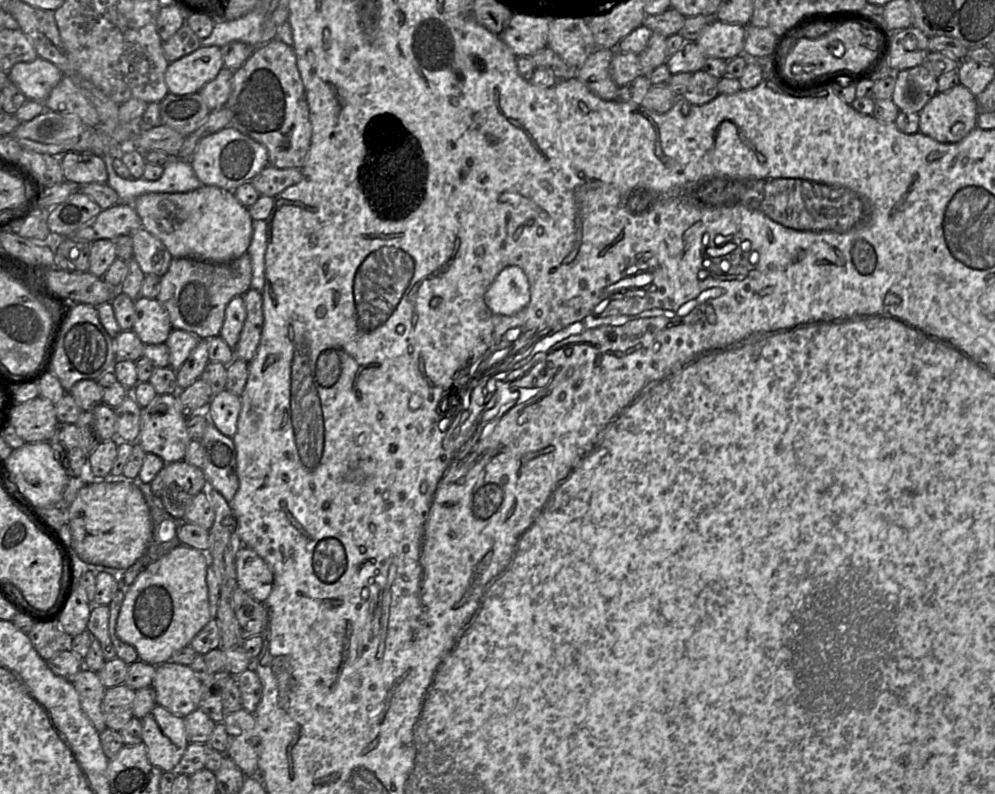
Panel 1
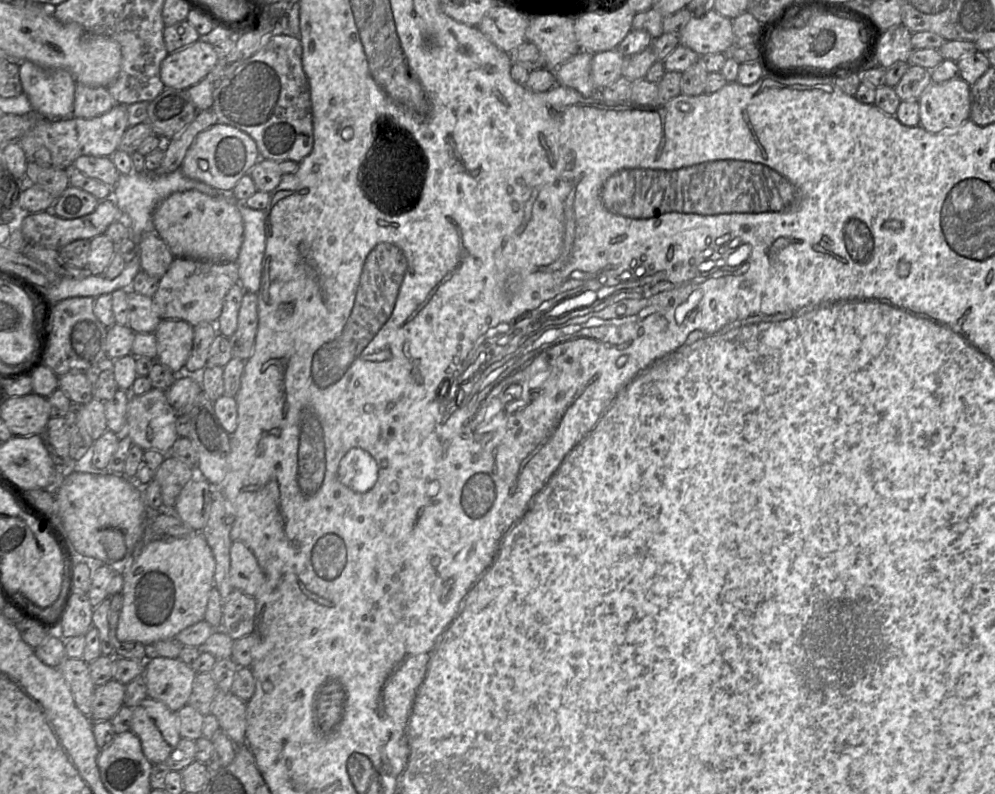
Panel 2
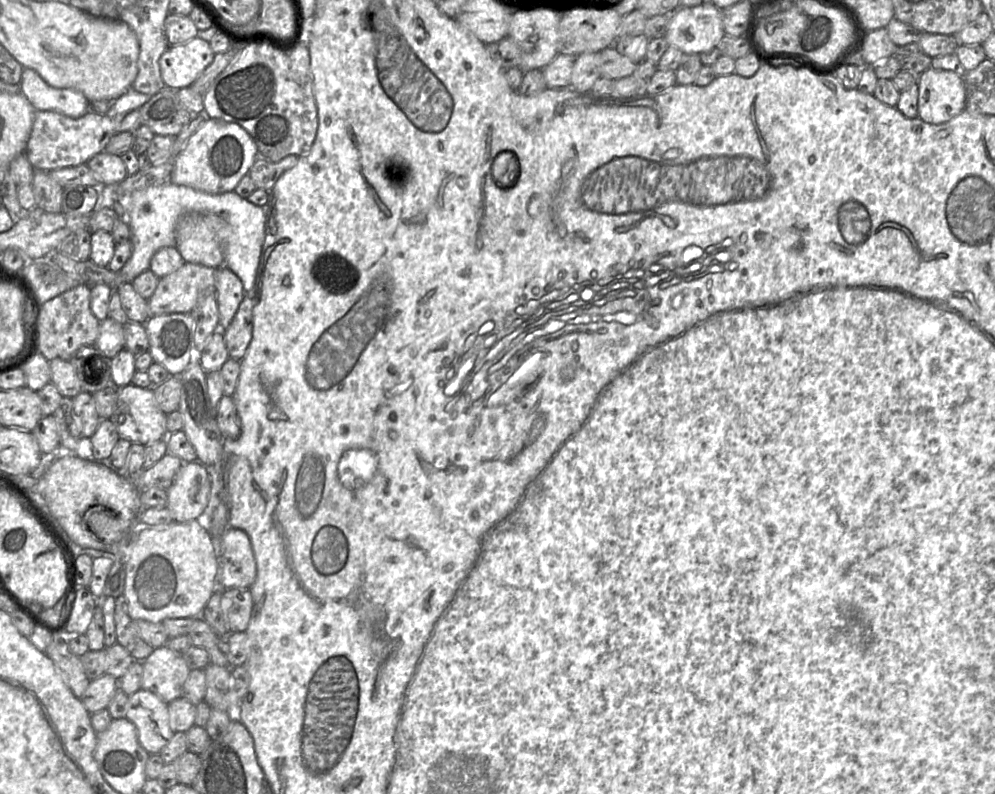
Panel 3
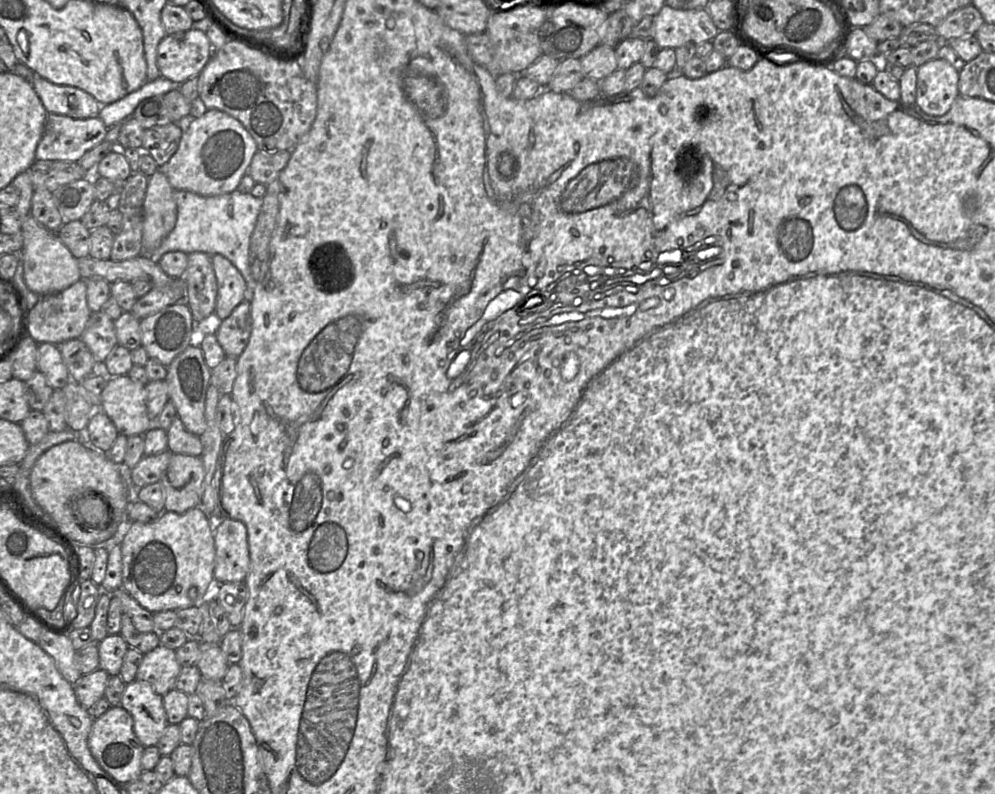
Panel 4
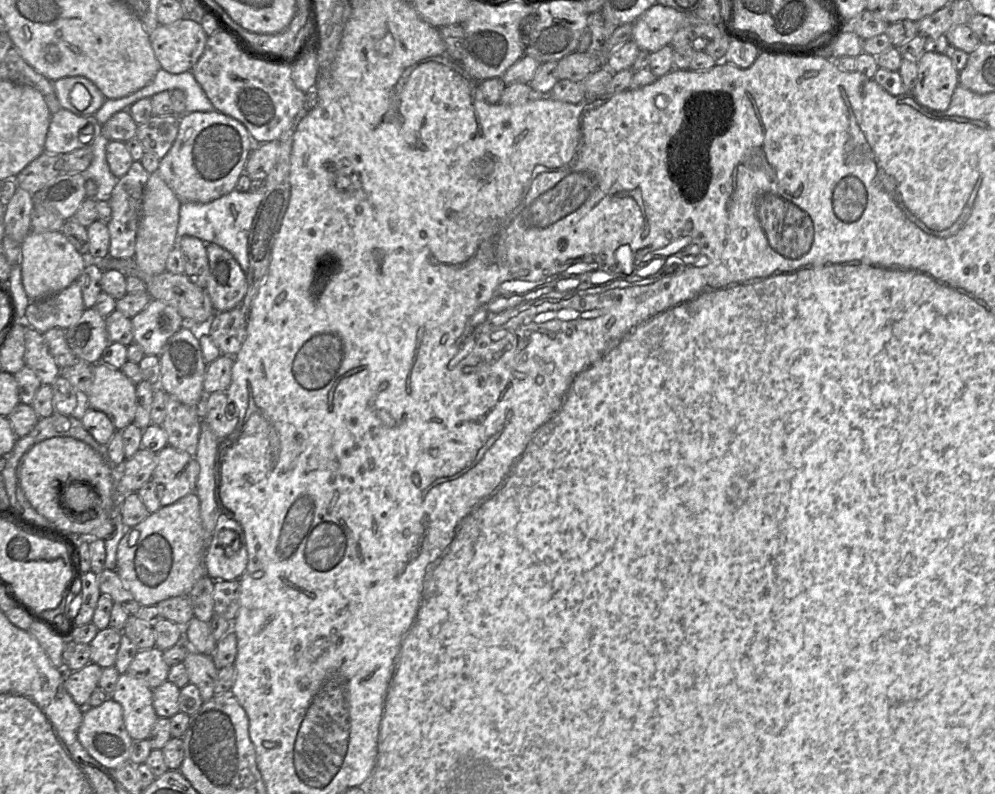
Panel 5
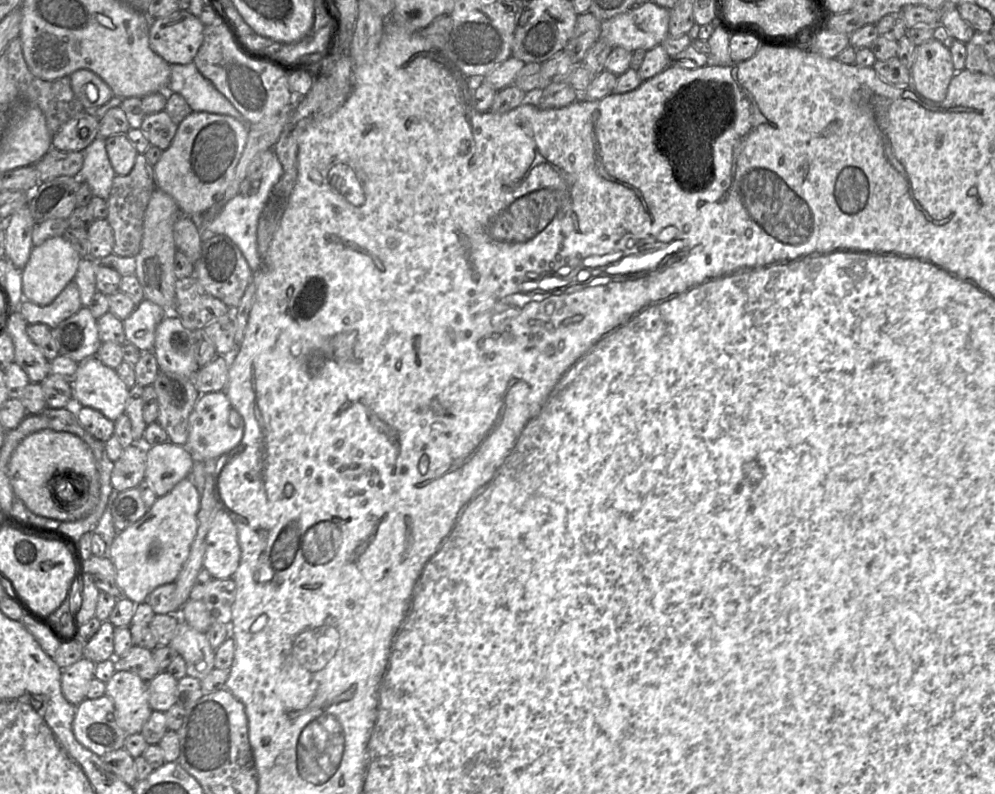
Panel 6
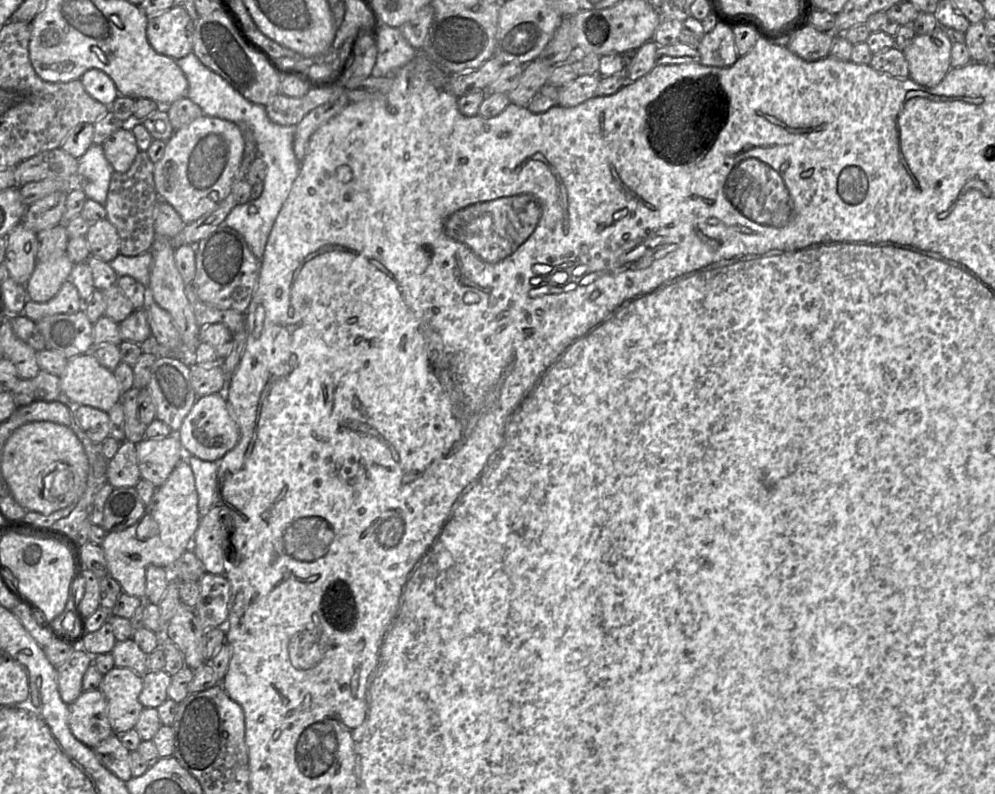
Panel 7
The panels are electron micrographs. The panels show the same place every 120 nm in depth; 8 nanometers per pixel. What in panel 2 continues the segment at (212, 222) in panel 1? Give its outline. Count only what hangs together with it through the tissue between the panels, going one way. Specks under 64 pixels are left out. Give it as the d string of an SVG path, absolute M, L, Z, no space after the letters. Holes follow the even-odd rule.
M196 190L175 192L157 205L152 220L155 232L175 258L212 263L237 261L243 242L244 225L232 193L210 196Z

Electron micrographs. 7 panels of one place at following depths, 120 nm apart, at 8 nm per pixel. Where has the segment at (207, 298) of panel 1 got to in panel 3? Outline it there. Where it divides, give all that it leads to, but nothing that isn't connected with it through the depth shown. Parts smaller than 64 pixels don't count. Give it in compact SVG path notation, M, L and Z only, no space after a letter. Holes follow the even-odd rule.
M185 262L176 271L159 279L156 290L148 300L151 316L173 313L191 313L199 294L206 288L215 285L215 268L201 264Z

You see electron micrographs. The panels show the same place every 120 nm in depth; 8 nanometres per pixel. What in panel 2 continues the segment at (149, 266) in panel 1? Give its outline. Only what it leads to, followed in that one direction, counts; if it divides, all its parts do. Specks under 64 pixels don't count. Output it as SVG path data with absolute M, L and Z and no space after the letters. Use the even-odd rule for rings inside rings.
M155 231L142 235L138 243L138 256L141 270L156 278L166 273L175 258Z

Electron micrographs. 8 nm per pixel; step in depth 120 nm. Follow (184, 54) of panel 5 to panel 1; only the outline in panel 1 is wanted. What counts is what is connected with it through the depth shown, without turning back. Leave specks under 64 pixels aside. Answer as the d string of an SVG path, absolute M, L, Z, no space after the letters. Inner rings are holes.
M200 46L194 52L169 63L165 83L171 94L197 93L214 80L223 67L221 47Z

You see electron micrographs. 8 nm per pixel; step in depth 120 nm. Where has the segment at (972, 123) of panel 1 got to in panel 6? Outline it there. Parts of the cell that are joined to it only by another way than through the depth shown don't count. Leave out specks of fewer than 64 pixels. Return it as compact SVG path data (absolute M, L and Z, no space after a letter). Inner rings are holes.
M932 38L916 47L911 86L923 98L934 103L942 102L956 73L950 49L938 40Z

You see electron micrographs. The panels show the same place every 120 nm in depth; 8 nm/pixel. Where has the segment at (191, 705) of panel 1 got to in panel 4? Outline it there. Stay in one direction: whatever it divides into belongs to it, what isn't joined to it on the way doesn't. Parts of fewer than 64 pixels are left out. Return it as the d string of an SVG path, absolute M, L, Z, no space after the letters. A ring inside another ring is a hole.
M159 645L143 654L136 679L149 683L157 694L164 696L175 688L181 668L175 650Z

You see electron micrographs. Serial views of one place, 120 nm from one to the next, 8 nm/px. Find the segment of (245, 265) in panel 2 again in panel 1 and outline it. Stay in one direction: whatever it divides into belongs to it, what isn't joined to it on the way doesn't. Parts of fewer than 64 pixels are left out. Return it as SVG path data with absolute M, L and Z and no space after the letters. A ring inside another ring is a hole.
M253 219L253 235L247 254L251 259L251 288L262 293L265 283L265 253L267 249L267 232L265 220Z

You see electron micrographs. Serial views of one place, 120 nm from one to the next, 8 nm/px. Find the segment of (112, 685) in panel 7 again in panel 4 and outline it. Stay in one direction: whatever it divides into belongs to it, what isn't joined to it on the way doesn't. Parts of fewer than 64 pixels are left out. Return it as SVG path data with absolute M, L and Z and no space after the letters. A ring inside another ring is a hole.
M141 680L126 684L120 706L133 718L133 730L143 746L157 746L168 720L163 705L163 696Z

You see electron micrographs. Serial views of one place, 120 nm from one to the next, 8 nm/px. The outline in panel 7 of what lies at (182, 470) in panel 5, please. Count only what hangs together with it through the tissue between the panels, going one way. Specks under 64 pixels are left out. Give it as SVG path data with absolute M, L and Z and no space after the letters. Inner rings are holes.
M176 434L158 439L145 437L135 444L141 478L155 487L165 483L175 466L186 455Z

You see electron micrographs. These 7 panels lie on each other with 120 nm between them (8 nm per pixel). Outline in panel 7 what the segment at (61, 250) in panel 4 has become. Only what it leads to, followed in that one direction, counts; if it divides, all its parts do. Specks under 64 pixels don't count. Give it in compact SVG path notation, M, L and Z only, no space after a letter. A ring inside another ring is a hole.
M66 254L47 261L37 261L34 270L25 284L28 299L34 302L47 302L69 279L74 263Z

